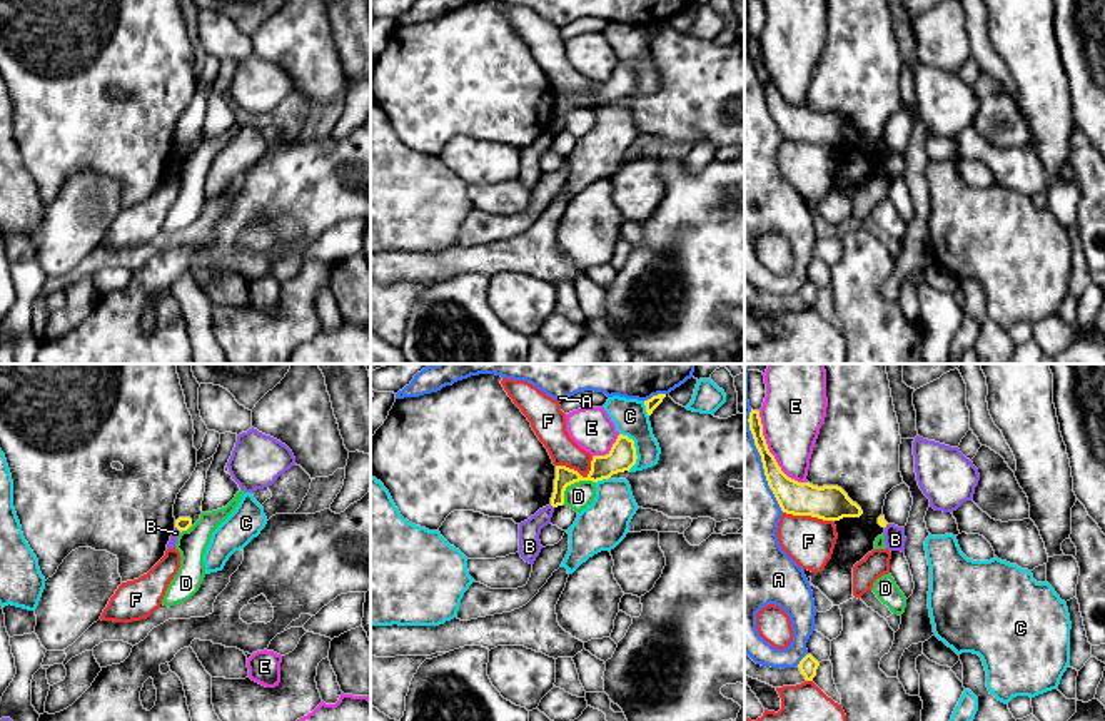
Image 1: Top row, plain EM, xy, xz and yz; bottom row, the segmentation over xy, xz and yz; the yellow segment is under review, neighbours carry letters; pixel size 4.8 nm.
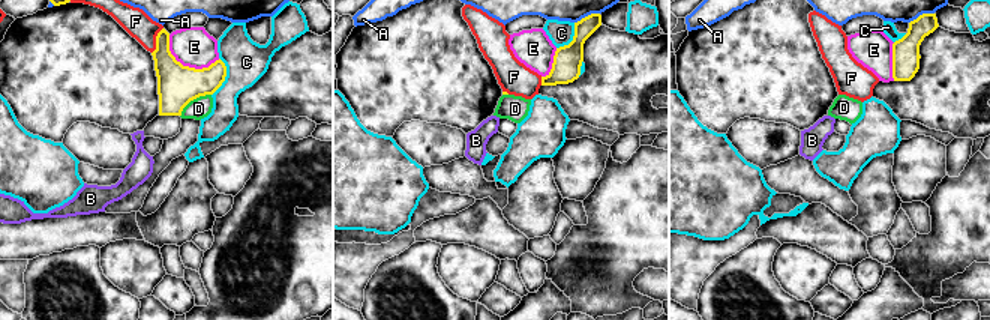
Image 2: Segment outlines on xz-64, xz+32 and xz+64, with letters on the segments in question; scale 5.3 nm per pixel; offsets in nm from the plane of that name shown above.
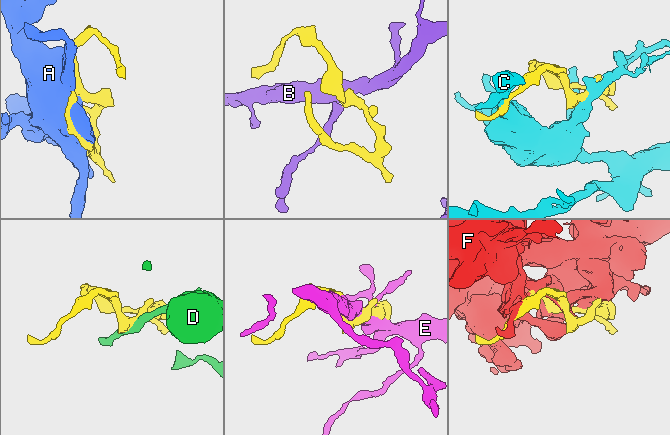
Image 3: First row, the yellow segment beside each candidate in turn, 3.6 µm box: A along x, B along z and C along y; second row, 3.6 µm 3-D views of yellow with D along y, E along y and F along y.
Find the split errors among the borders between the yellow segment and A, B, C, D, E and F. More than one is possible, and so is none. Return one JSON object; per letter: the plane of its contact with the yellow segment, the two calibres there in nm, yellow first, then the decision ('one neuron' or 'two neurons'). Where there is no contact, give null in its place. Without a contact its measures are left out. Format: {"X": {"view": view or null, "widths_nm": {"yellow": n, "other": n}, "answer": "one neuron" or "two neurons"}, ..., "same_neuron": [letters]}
{"A": {"view": "yz", "widths_nm": {"yellow": 160, "other": 320}, "answer": "two neurons"}, "B": {"view": "xy", "widths_nm": {"yellow": 60, "other": 40}, "answer": "two neurons"}, "C": {"view": "xz", "widths_nm": {"yellow": 130, "other": 170}, "answer": "two neurons"}, "D": {"view": "xz", "widths_nm": {"yellow": 110, "other": 140}, "answer": "two neurons"}, "E": {"view": "yz", "widths_nm": {"yellow": 160, "other": 300}, "answer": "two neurons"}, "F": {"view": "xz", "widths_nm": {"yellow": 130, "other": 140}, "answer": "two neurons"}, "same_neuron": []}

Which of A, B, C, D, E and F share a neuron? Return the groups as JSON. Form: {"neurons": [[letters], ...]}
{"neurons": [["A"], ["B"], ["C"], ["D"], ["E"], ["F"]]}

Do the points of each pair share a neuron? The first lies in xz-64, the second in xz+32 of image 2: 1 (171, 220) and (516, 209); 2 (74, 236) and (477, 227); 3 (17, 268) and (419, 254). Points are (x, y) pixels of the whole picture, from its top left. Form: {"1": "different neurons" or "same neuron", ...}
{"1": "same neuron", "2": "same neuron", "3": "different neurons"}

